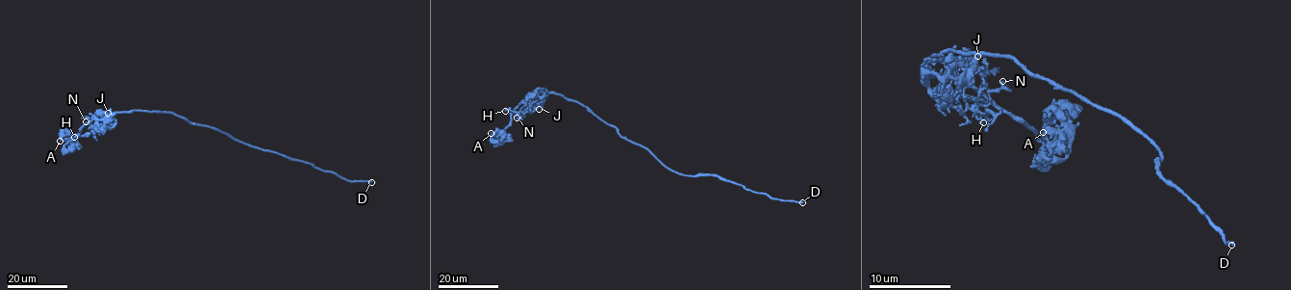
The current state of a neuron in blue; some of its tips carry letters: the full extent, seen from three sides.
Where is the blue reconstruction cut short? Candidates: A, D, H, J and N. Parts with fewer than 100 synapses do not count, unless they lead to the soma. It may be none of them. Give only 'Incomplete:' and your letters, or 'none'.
Incomplete: D

